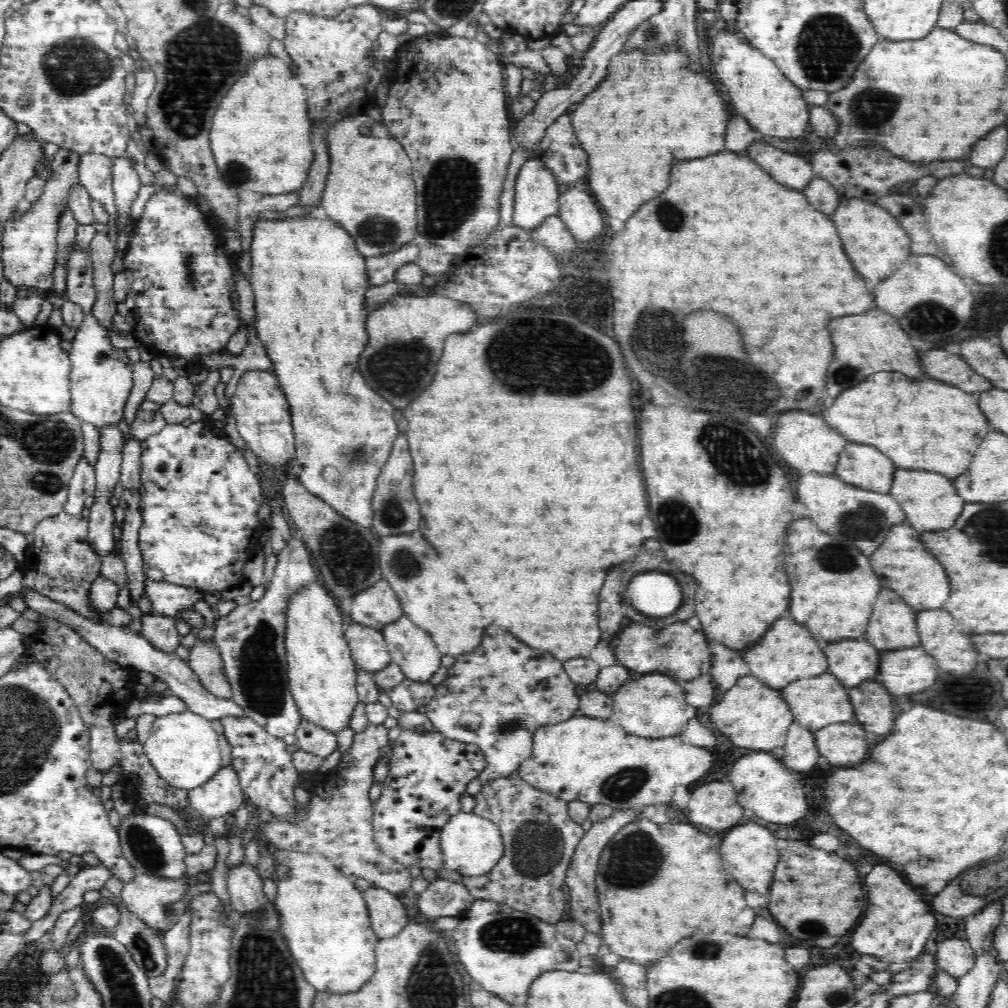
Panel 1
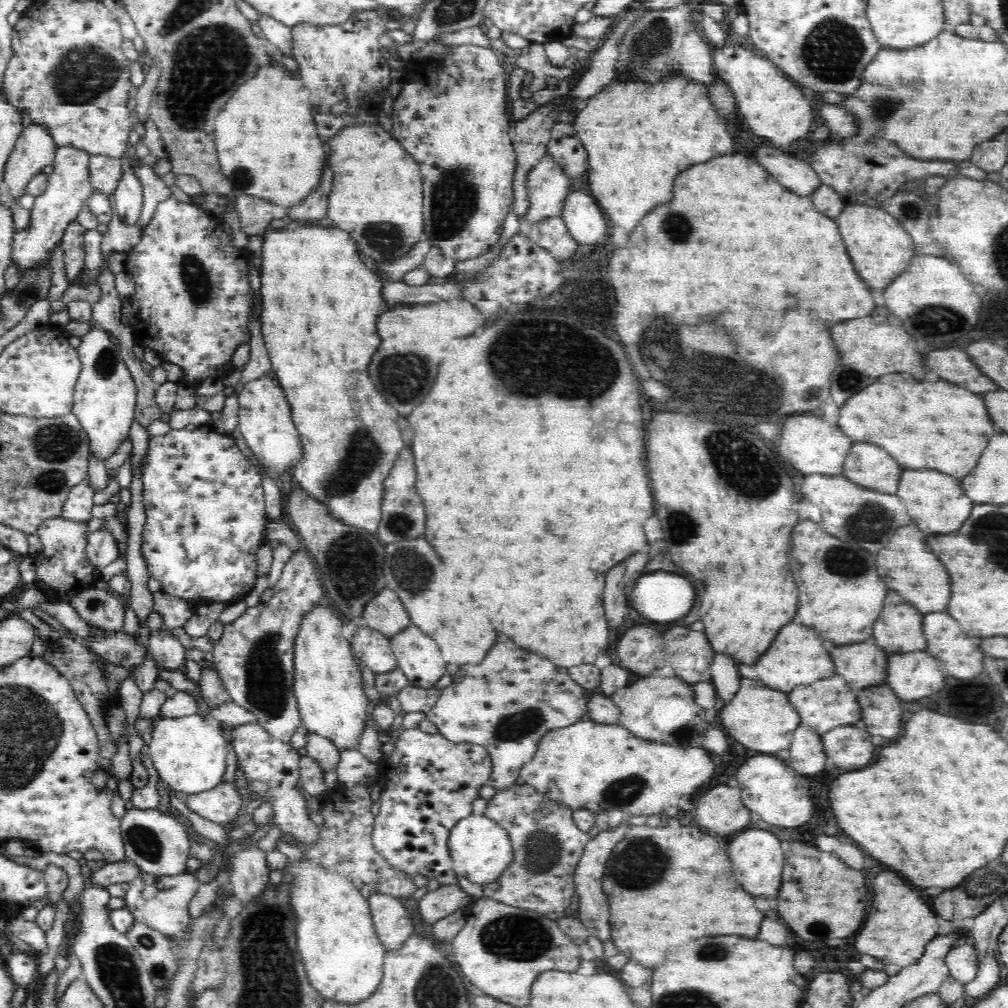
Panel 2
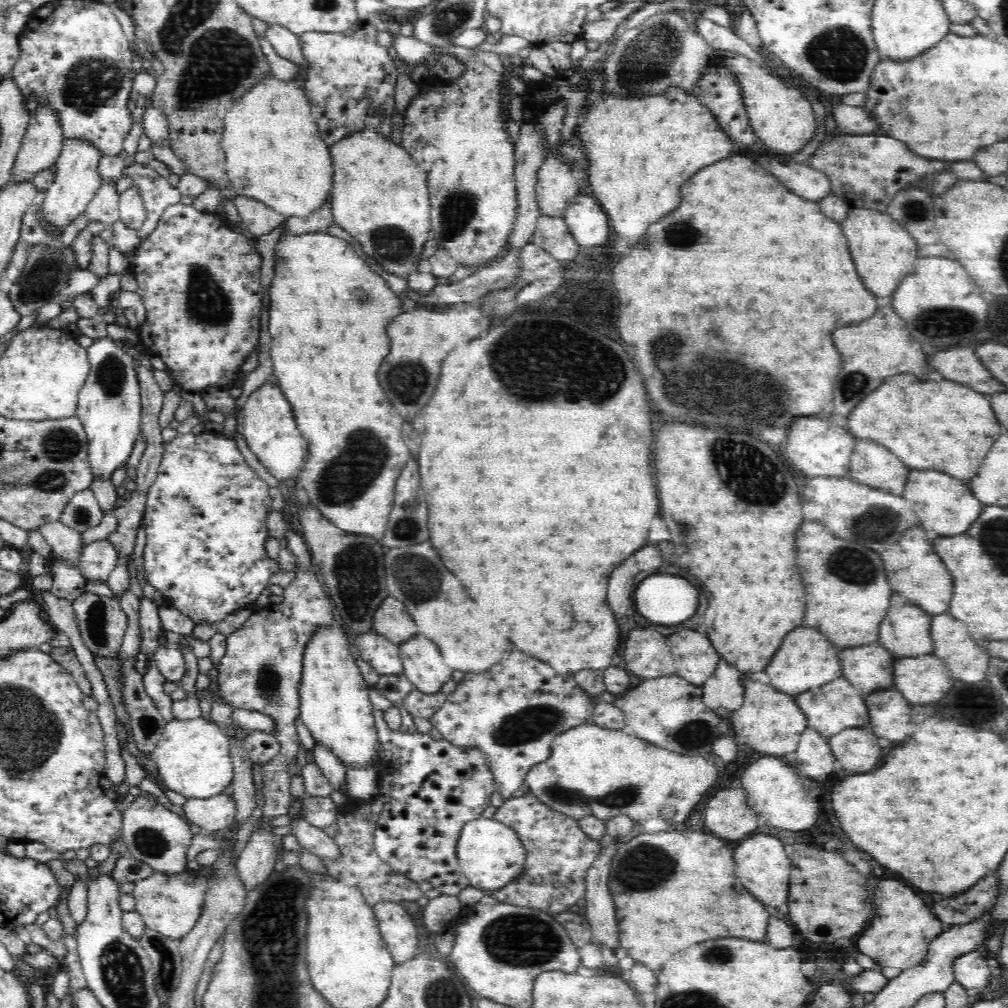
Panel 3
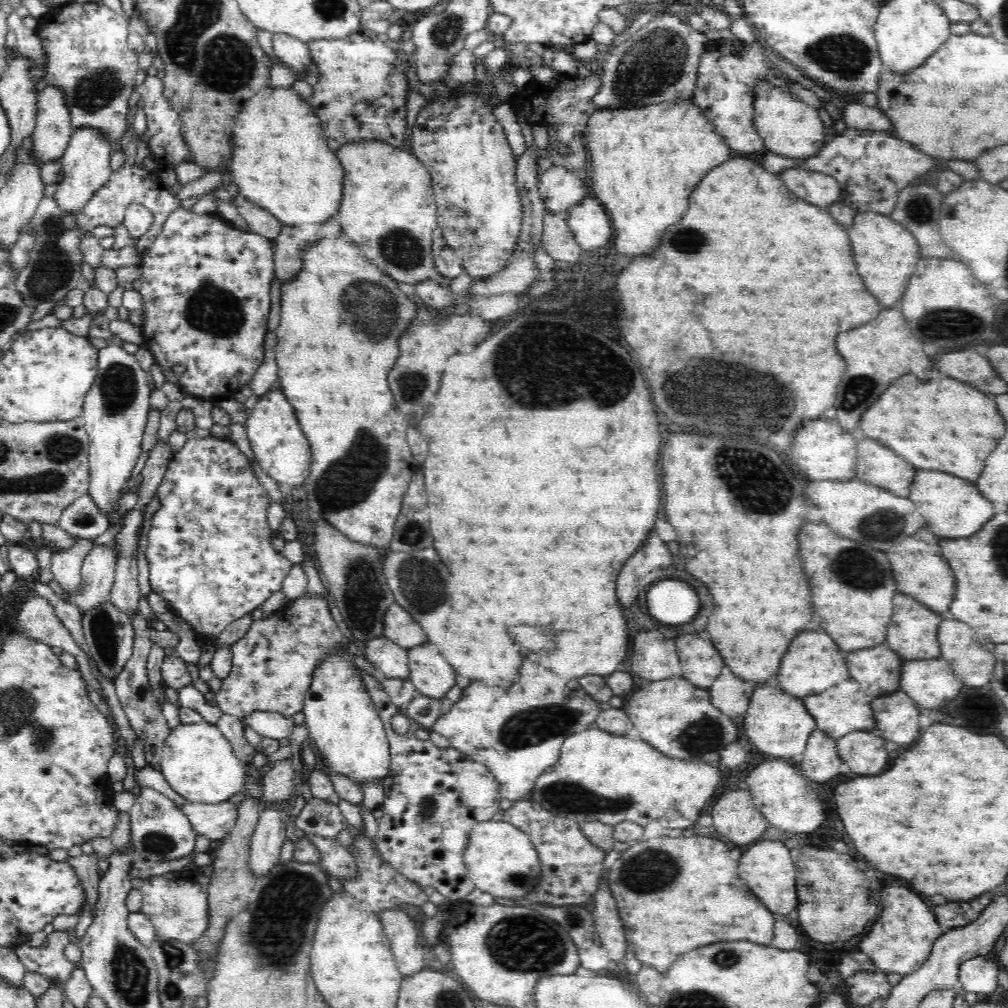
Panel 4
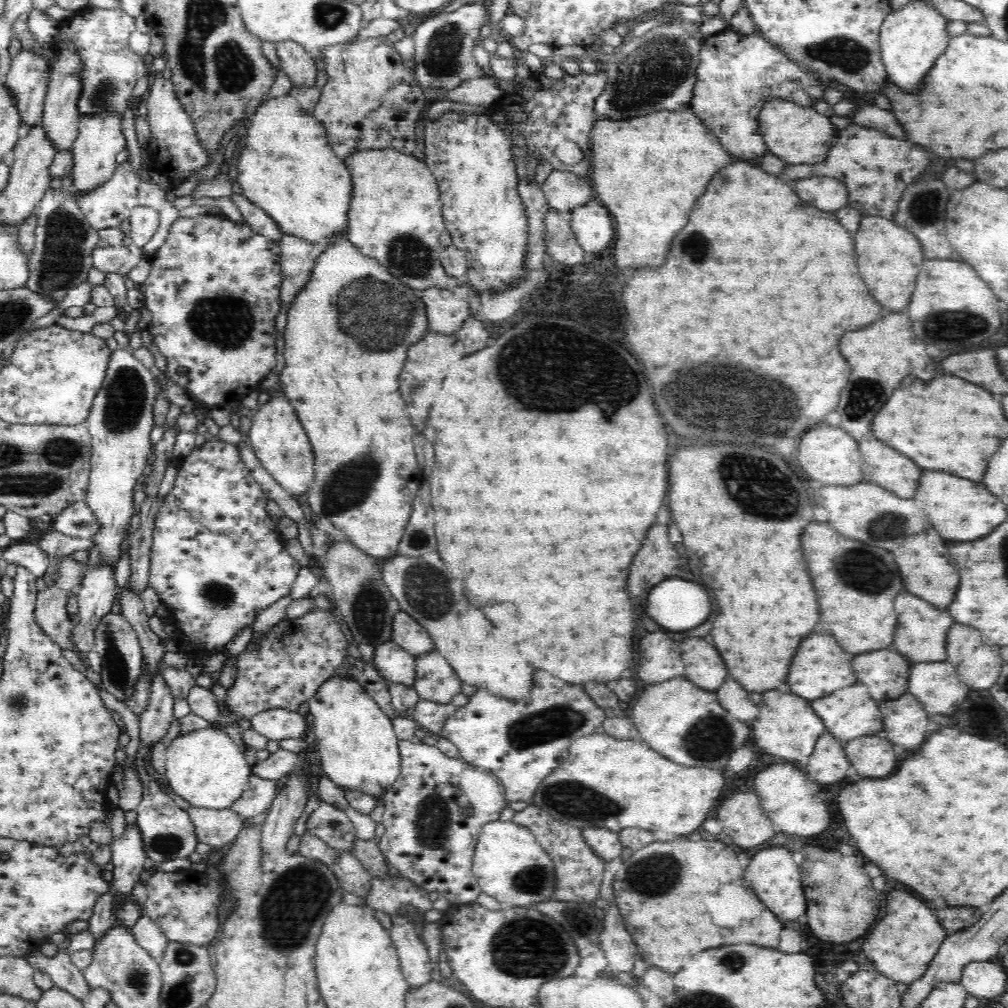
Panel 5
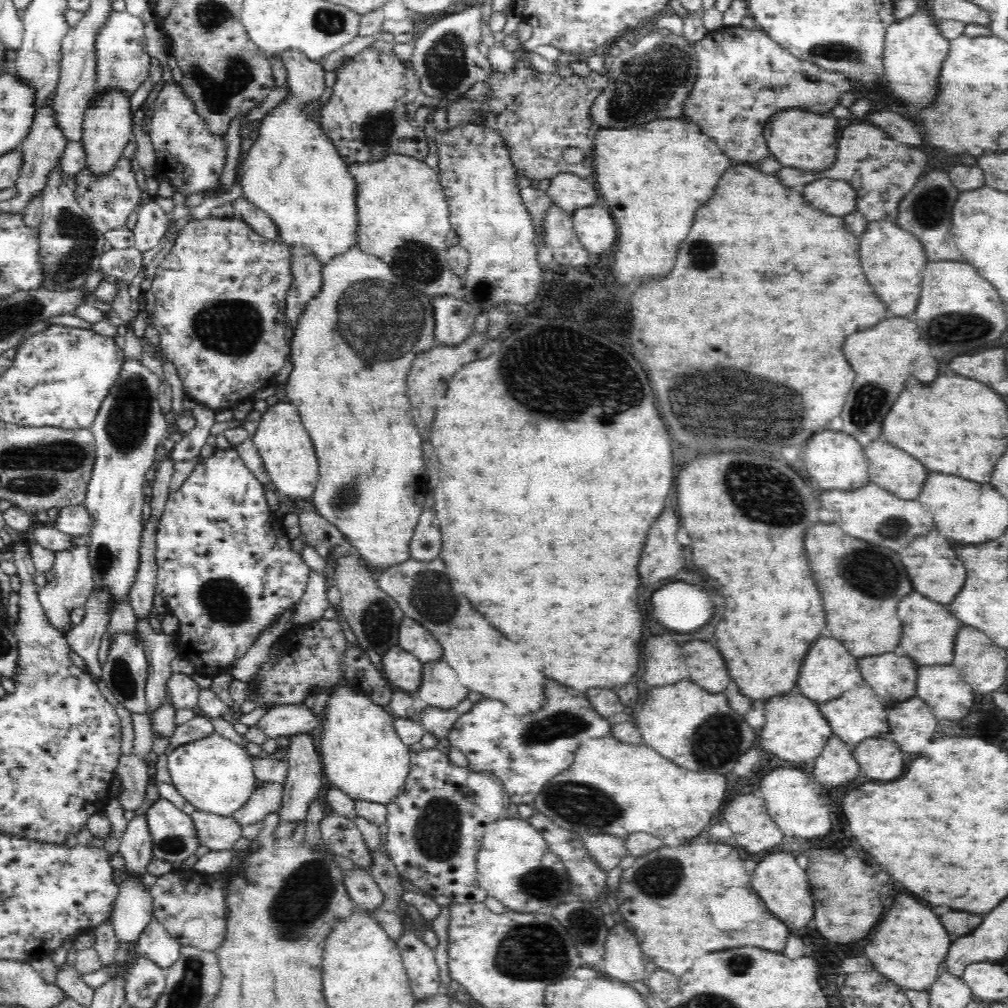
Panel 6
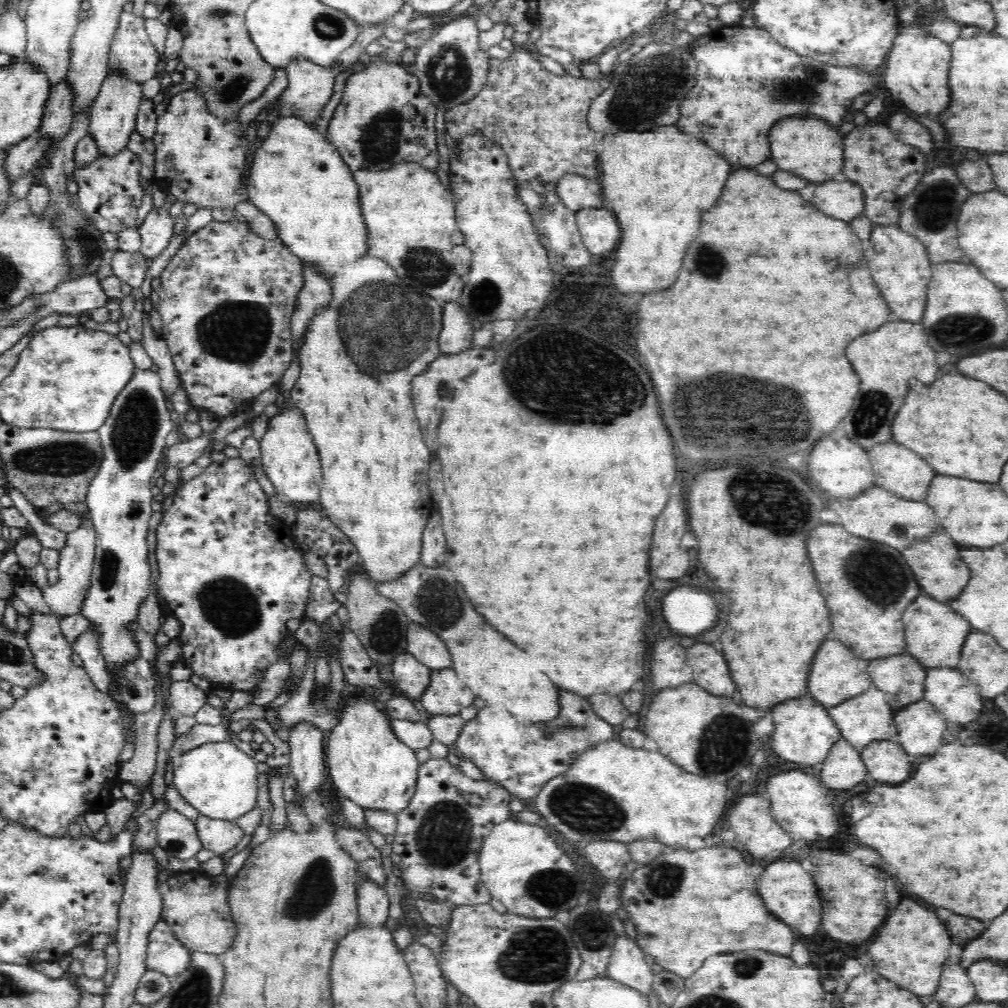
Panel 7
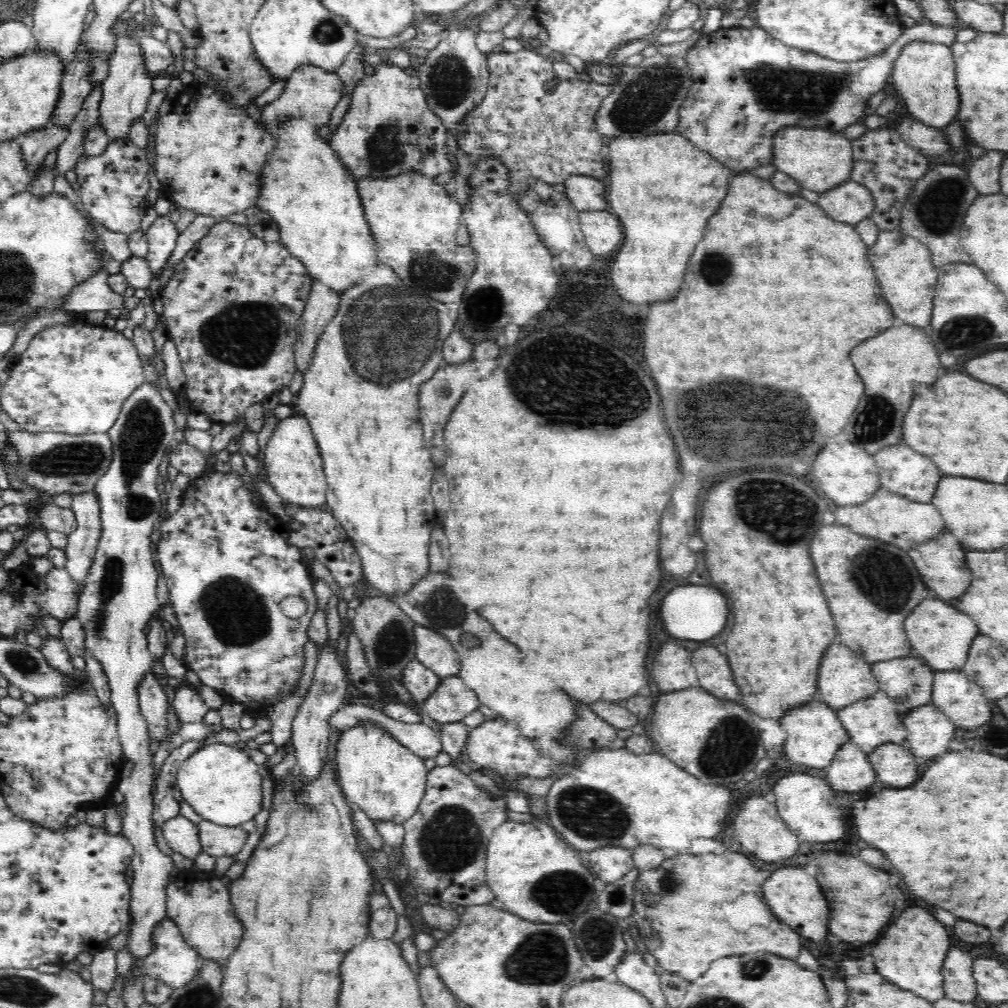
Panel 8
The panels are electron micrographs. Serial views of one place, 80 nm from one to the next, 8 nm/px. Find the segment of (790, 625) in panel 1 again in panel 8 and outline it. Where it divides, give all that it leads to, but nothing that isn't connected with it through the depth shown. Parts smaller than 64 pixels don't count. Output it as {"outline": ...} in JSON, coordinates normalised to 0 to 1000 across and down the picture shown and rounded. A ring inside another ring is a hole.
{"outline":[[[833,637],[824,639],[813,659],[812,667],[812,693],[817,695],[828,706],[854,693],[863,692],[872,685],[871,674],[864,667],[864,660],[846,645]]]}

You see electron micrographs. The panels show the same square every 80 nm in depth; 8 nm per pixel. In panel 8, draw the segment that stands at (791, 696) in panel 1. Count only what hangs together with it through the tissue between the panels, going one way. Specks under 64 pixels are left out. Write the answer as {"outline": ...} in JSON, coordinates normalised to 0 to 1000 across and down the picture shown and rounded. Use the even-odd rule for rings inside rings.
{"outline":[[[871,686],[863,692],[844,697],[843,700],[836,701],[836,704],[831,704],[828,708],[835,716],[836,723],[840,725],[844,737],[853,741],[853,744],[859,748],[880,737],[899,738],[900,725],[896,721],[897,709],[893,708],[887,695],[876,686]]]}

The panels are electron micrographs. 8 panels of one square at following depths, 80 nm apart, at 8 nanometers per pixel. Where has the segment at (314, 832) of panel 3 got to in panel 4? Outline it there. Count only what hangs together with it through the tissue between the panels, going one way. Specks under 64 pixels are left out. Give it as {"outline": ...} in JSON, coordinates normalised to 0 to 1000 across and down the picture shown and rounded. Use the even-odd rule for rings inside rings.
{"outline":[[[315,826],[299,827],[303,828],[313,845],[317,849],[318,859],[331,871],[351,870],[355,863],[352,863],[351,852],[347,850],[347,846],[339,839],[334,832],[320,830]]]}

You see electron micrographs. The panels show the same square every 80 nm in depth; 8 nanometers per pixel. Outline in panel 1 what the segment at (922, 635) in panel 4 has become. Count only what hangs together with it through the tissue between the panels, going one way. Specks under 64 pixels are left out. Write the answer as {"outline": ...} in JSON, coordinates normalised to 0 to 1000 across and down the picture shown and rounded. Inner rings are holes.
{"outline":[[[875,581],[868,591],[856,633],[871,646],[911,641],[909,607],[885,584]]]}

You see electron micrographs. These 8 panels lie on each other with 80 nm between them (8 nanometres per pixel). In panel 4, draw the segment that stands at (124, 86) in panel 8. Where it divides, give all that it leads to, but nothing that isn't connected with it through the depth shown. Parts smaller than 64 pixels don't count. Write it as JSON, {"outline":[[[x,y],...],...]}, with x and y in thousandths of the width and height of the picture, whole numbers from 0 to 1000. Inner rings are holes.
{"outline":[[[75,129],[68,137],[63,153],[59,157],[62,179],[56,182],[56,192],[53,199],[58,208],[69,212],[81,210],[81,206],[89,200],[89,196],[99,188],[111,173],[107,165],[111,149],[106,141],[93,129]]]}

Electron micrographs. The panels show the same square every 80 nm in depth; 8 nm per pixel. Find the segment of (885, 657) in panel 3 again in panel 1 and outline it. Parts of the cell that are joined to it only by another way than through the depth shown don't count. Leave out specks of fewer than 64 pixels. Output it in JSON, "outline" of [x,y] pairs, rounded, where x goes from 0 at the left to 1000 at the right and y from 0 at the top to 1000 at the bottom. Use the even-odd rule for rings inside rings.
{"outline":[[[831,634],[830,636],[814,638],[816,651],[819,652],[819,667],[826,669],[839,684],[849,681],[857,674],[870,675],[872,646],[859,634]]]}

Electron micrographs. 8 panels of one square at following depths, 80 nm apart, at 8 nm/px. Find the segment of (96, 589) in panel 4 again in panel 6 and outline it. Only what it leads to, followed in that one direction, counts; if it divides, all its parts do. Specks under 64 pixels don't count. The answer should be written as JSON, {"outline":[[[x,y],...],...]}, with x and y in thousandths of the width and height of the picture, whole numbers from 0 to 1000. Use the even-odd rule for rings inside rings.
{"outline":[[[91,585],[84,597],[85,611],[81,618],[64,629],[68,642],[81,652],[87,669],[95,679],[102,675],[102,663],[97,648],[101,639],[99,635],[105,629],[105,621],[109,617],[107,601],[107,592]]]}

